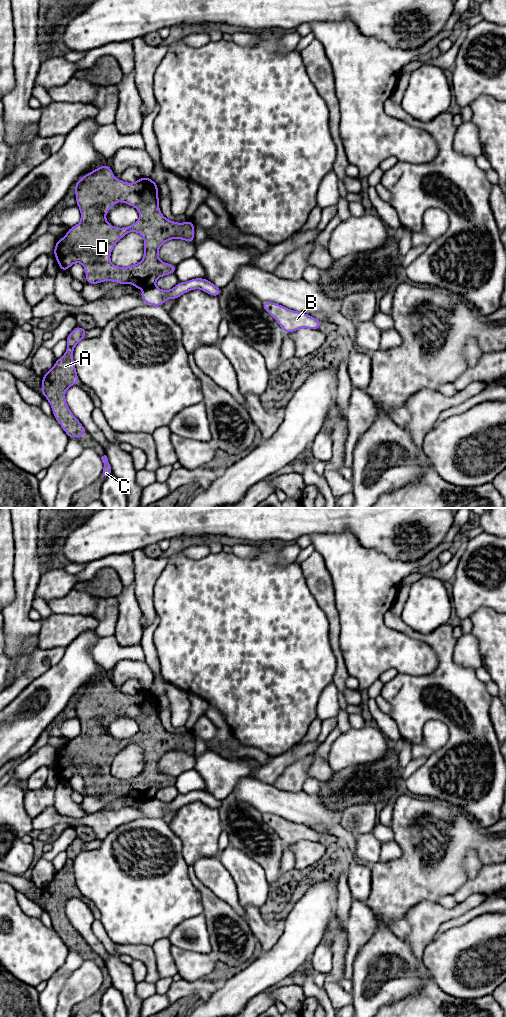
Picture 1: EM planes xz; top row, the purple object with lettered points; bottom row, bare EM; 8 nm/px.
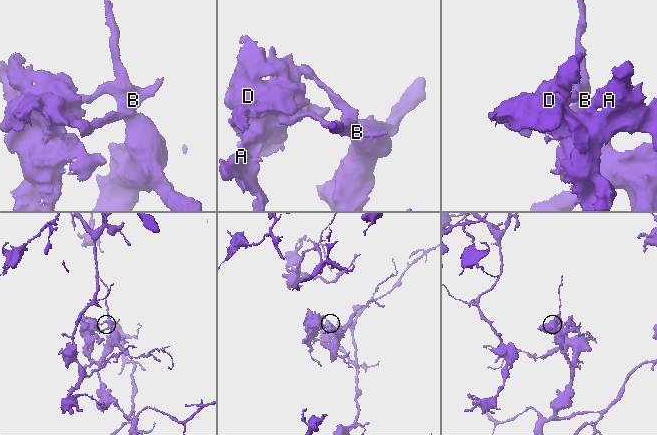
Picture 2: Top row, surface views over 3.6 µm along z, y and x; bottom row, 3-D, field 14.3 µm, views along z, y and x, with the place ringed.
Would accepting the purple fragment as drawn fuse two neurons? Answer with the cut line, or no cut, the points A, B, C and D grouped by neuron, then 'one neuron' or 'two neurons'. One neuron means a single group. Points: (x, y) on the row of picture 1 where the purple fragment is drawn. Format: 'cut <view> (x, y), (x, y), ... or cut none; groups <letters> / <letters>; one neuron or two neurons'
cut xz (154, 285), (143, 289); groups A C D / B; two neurons

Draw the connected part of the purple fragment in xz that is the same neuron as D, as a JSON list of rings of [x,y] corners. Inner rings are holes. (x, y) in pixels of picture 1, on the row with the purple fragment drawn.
[[[108,165],[89,172],[74,185],[76,203],[81,212],[80,222],[69,228],[66,235],[56,241],[53,250],[60,270],[67,271],[74,263],[81,263],[86,272],[87,284],[99,284],[113,281],[119,284],[131,283],[135,288],[145,289],[155,286],[159,277],[174,274],[176,266],[159,260],[158,250],[168,240],[181,239],[194,243],[195,227],[192,220],[177,223],[165,218],[159,209],[158,186],[148,177],[142,177],[133,183],[116,179]],[[120,201],[135,207],[140,214],[139,220],[128,227],[117,228],[106,220],[106,213]],[[129,232],[138,232],[144,239],[144,257],[131,266],[119,267],[110,261],[115,244]]]

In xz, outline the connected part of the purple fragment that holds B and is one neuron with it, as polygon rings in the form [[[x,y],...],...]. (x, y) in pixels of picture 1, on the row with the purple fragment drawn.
[[[263,302],[262,306],[277,321],[285,333],[292,333],[302,328],[319,330],[322,322],[311,315],[293,311],[277,303]]]

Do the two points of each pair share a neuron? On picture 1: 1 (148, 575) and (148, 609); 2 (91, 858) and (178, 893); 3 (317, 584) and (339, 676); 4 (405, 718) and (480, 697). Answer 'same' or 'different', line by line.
1: same
2: same
3: same
4: same

